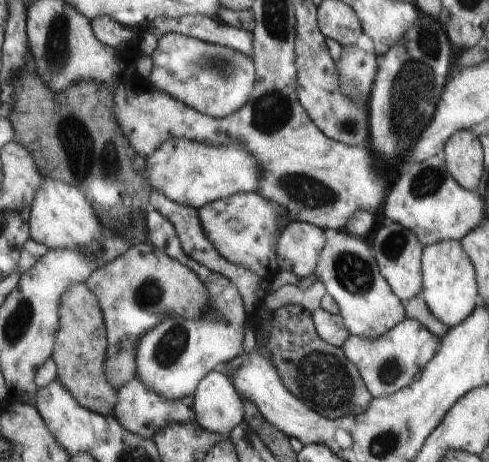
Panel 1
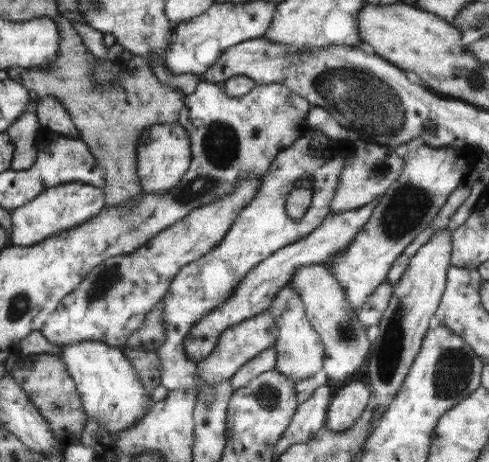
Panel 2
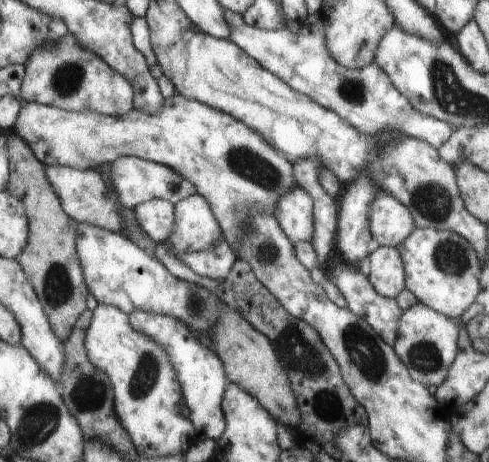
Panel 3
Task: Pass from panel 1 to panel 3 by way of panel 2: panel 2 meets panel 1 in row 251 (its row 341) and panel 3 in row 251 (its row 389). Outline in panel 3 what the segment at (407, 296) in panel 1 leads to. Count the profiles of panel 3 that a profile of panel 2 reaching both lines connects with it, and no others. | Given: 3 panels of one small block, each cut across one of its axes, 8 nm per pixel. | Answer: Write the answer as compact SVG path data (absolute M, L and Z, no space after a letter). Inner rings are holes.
M379 246L367 256L367 262L369 262L369 280L381 296L397 298L397 294L407 288L405 262L401 258L399 248Z

